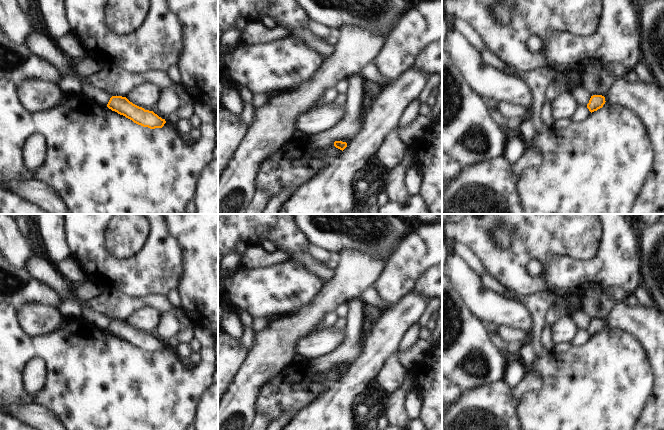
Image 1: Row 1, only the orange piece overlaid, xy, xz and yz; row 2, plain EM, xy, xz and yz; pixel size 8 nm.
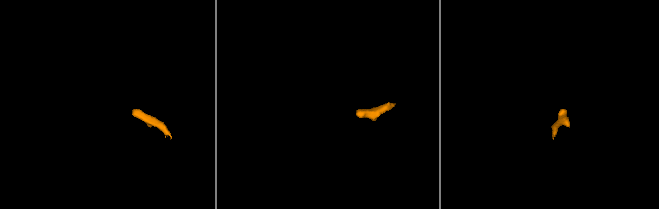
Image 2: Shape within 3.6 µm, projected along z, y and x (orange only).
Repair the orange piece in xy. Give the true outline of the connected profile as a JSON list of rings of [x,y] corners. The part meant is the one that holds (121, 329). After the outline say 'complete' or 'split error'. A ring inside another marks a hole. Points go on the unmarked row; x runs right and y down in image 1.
[[[112,320],[107,331],[132,344],[134,347],[150,353],[162,352],[166,347],[165,343],[162,343],[153,335],[145,334],[133,328],[126,321]]] | complete

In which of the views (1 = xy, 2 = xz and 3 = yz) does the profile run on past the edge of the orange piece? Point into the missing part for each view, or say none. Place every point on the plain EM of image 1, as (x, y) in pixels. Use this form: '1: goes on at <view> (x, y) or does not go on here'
1: does not go on here
2: does not go on here
3: does not go on here

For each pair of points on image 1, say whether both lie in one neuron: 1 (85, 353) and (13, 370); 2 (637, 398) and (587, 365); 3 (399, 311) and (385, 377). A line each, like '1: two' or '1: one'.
1: one
2: one
3: two

